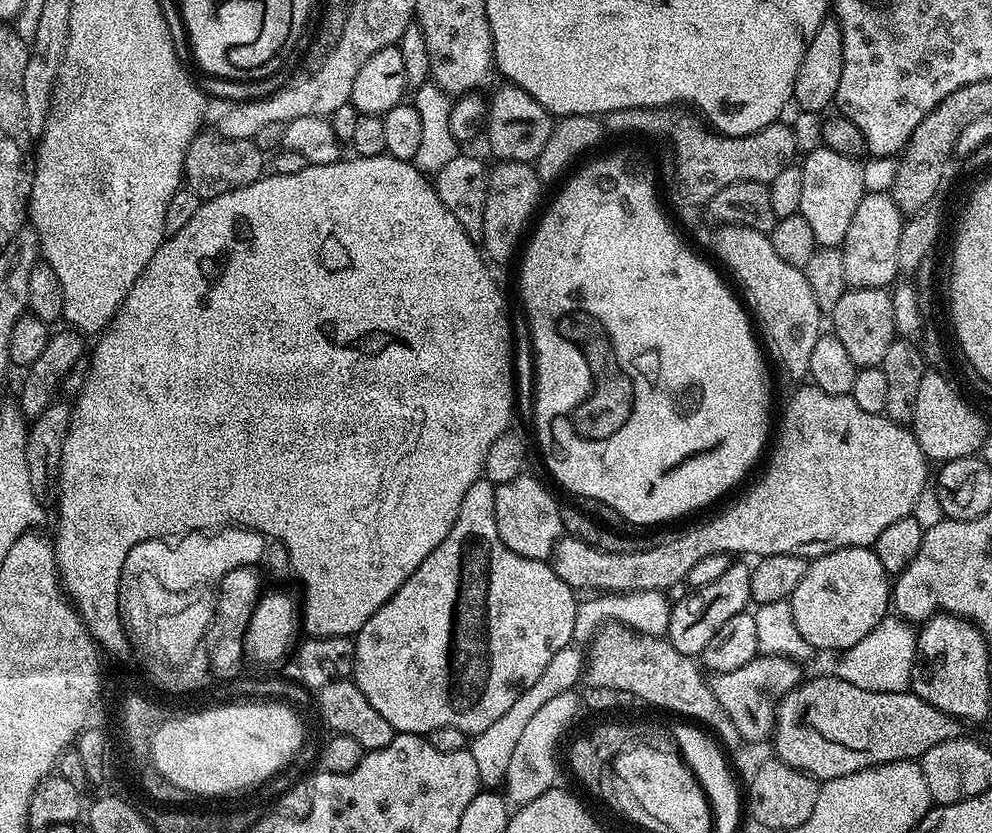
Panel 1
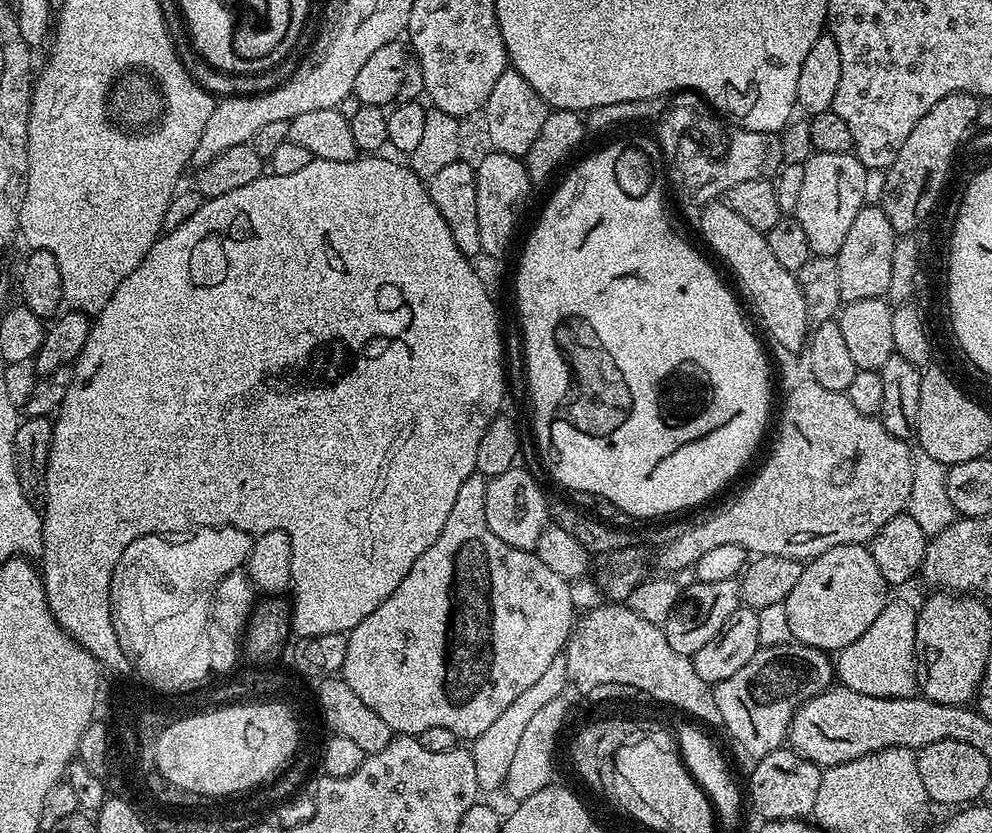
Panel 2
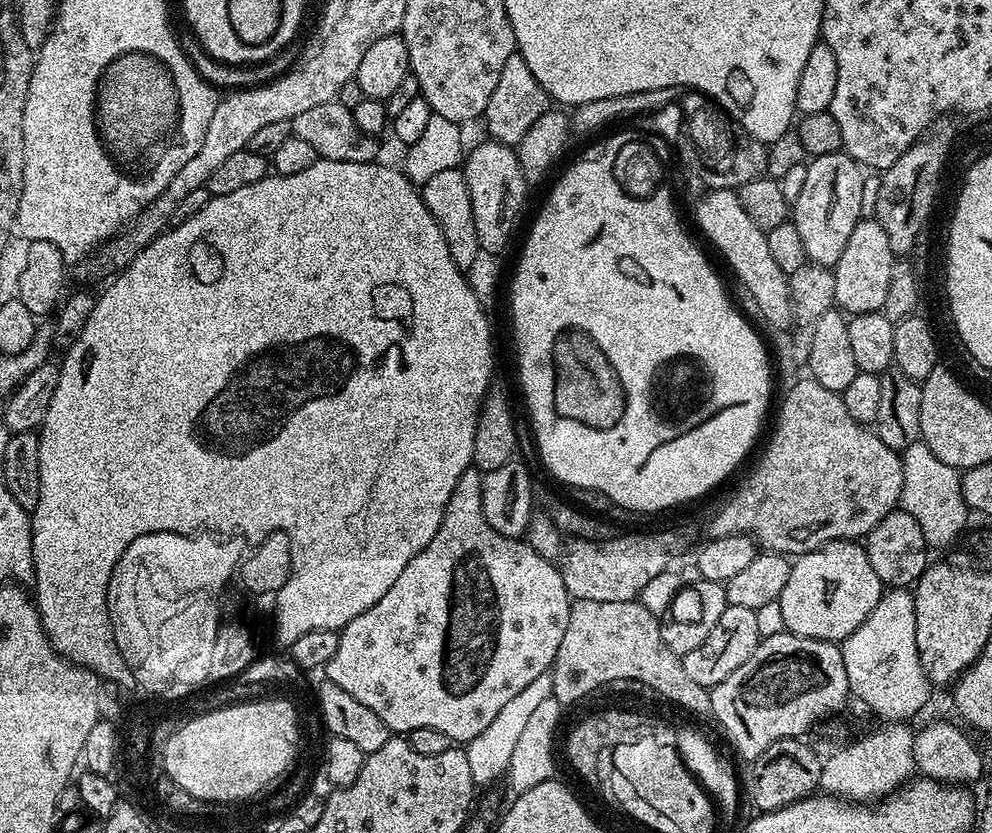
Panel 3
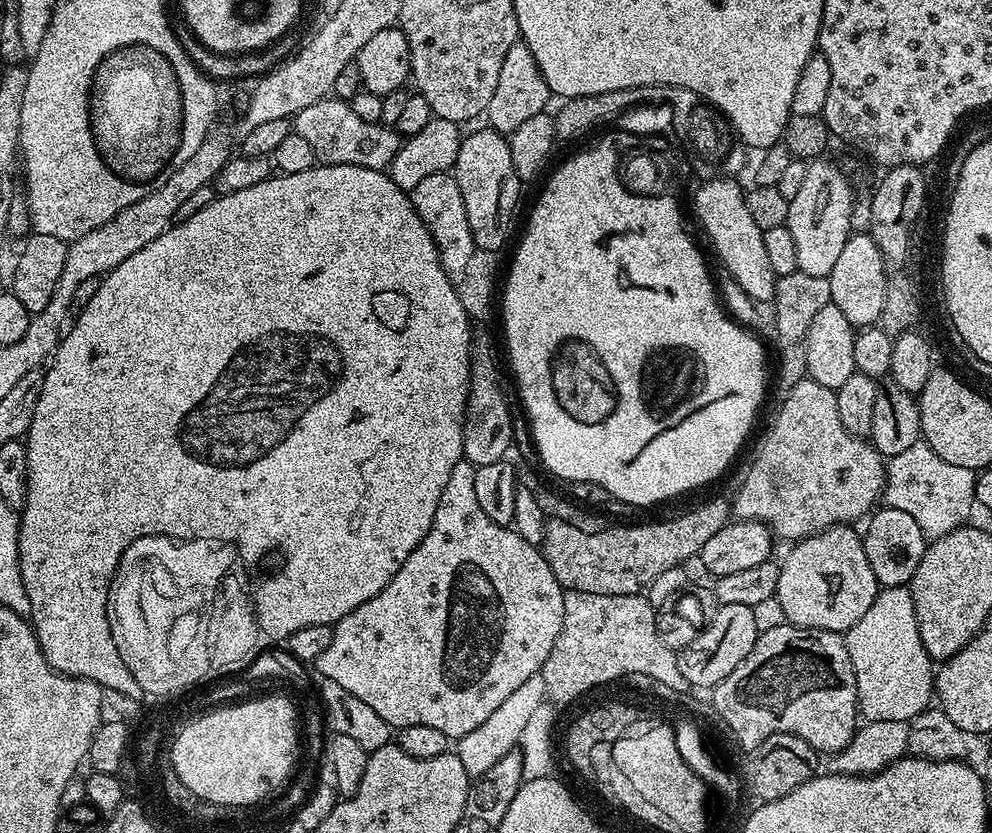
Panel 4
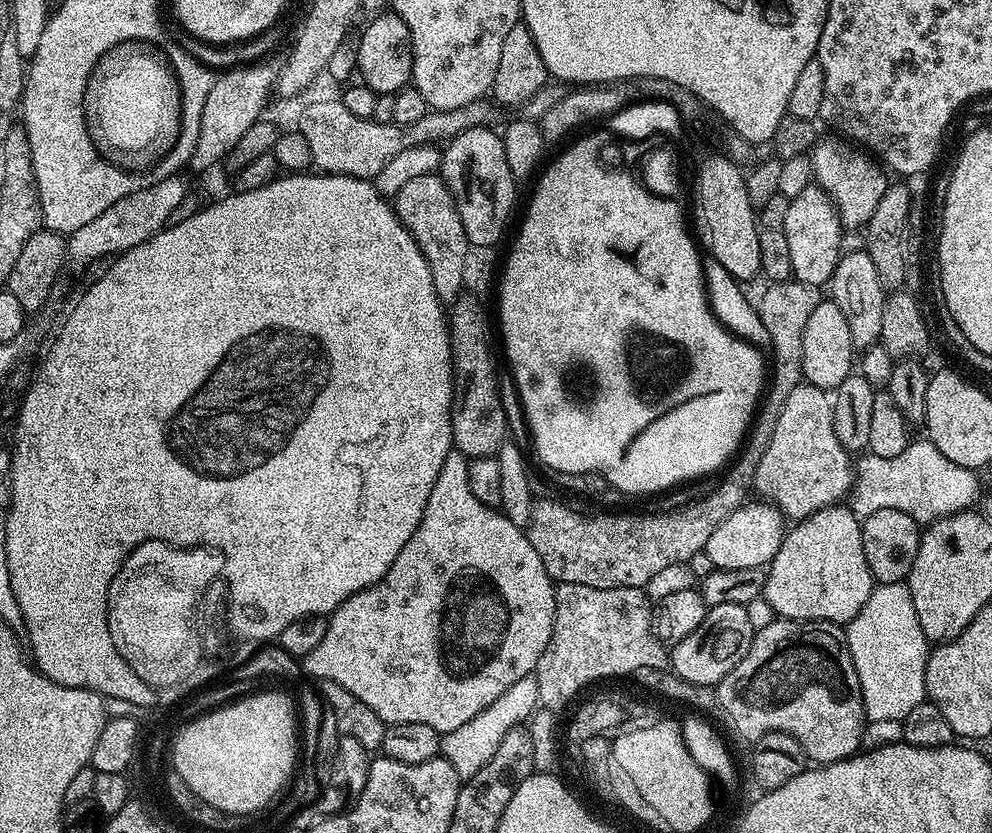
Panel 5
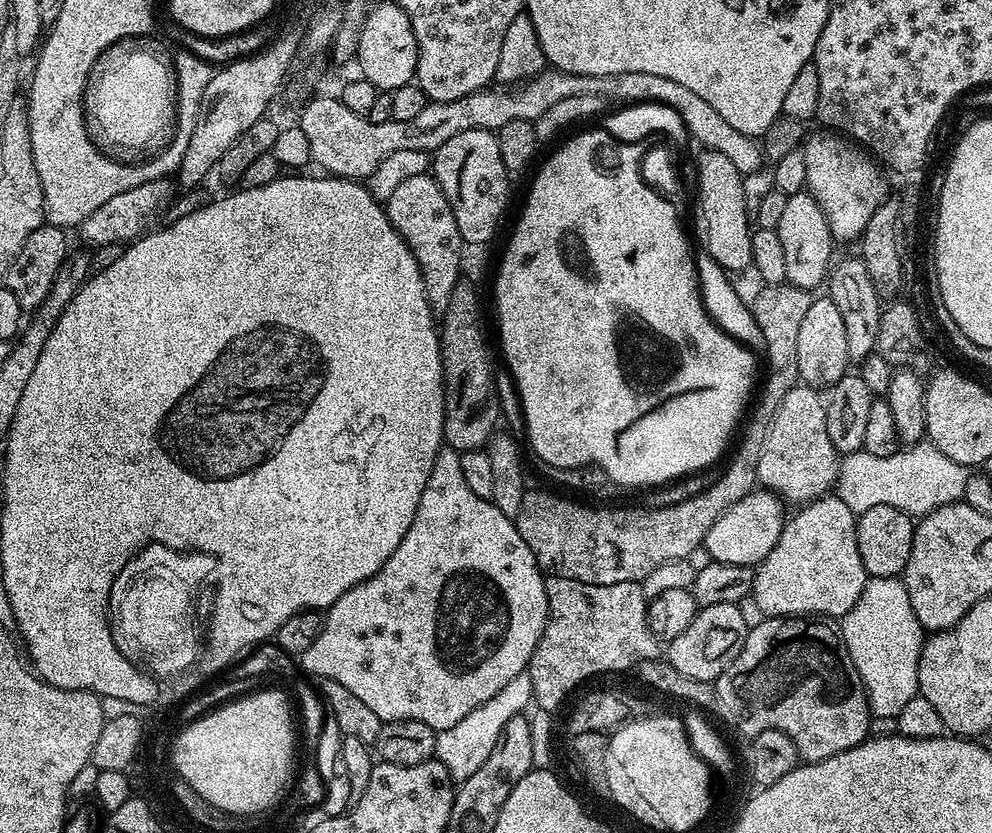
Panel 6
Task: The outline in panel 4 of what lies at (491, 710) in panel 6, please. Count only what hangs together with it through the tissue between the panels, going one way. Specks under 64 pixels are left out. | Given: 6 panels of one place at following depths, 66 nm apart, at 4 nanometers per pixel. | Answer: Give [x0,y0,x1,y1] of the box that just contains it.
[454,674,546,778]

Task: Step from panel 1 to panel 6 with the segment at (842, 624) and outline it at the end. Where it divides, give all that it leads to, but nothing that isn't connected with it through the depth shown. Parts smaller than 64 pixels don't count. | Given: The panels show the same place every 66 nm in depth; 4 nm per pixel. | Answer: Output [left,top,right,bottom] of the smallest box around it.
[752,494,870,618]

